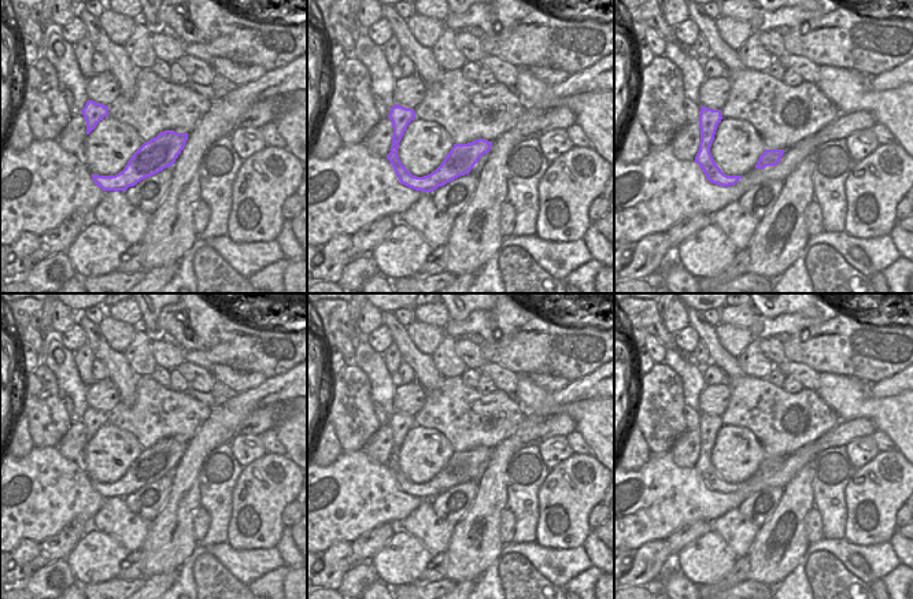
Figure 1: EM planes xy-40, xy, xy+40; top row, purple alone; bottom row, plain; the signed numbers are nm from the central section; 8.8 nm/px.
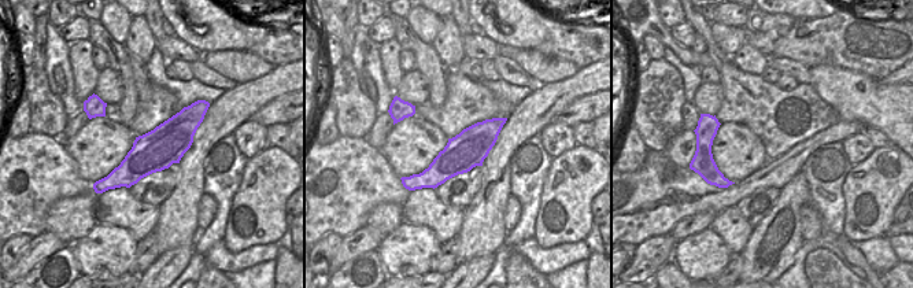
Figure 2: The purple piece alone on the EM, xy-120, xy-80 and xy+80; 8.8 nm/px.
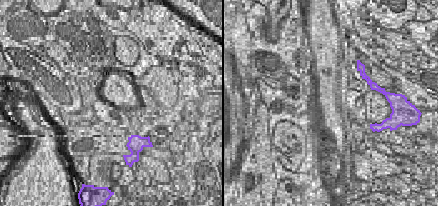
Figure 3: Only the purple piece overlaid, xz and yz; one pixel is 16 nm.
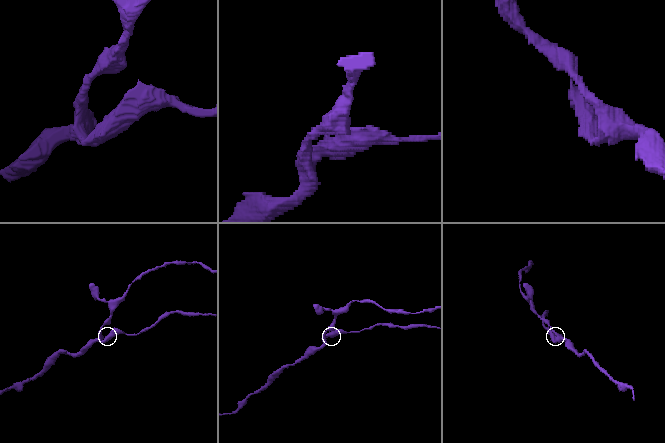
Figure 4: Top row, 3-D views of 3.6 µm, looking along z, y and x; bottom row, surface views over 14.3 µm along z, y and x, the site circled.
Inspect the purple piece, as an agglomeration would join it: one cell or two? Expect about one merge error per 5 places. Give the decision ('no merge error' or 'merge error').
no merge error

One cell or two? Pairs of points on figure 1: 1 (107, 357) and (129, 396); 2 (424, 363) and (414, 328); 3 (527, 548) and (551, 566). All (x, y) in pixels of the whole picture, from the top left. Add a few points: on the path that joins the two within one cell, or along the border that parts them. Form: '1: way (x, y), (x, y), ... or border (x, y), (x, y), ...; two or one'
1: way (117, 366), (125, 379), (126, 387); one
2: border (405, 326), (411, 341), (431, 357); two
3: way (532, 551), (546, 561); one

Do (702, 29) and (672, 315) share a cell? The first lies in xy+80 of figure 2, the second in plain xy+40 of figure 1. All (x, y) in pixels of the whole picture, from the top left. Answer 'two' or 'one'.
two

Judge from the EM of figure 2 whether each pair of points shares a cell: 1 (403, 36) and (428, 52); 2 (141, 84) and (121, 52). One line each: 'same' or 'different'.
1: same
2: different

